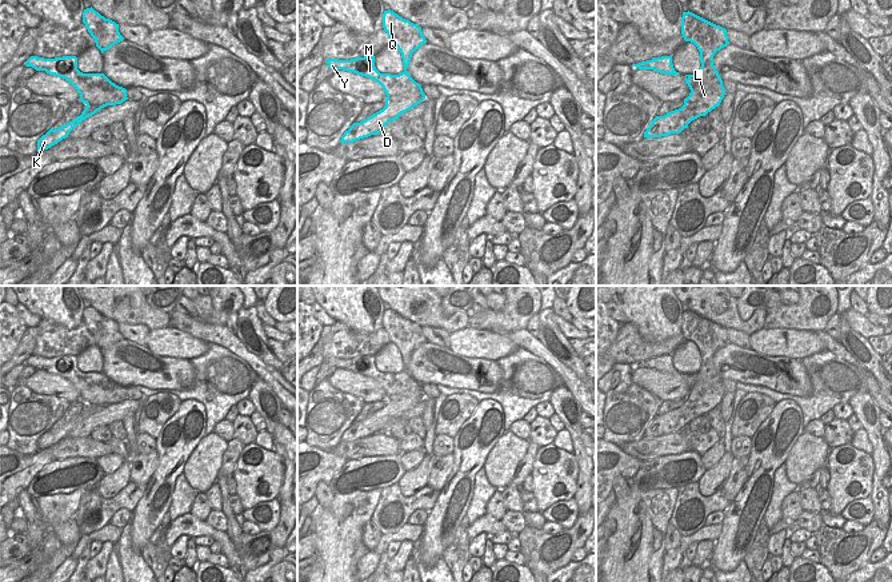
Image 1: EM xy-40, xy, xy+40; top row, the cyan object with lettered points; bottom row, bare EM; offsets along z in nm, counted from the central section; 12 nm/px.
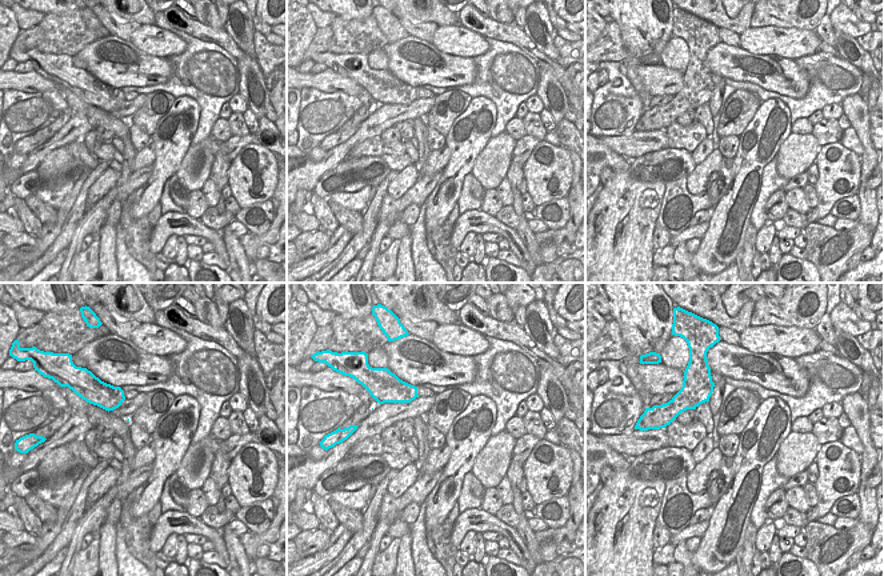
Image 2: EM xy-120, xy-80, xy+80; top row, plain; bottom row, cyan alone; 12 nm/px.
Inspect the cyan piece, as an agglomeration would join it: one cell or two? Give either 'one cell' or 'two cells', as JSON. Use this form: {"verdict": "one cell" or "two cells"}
{"verdict": "two cells"}

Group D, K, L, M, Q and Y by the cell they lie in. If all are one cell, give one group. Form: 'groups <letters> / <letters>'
groups D K L / M Q Y

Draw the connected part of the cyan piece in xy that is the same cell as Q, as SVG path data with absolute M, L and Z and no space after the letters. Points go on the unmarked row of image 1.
M388 308L383 312L383 327L388 332L389 340L395 343L401 352L404 363L404 370L401 372L380 372L375 366L375 355L351 359L328 358L325 362L329 368L343 368L373 378L383 386L387 398L391 395L419 398L423 387L405 368L409 364L412 352L427 342L421 326Z

